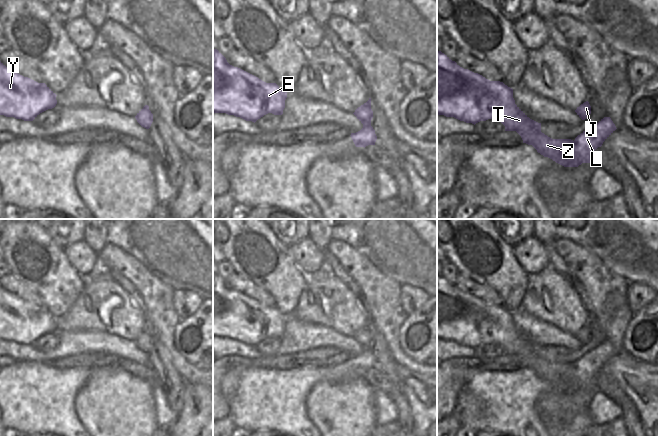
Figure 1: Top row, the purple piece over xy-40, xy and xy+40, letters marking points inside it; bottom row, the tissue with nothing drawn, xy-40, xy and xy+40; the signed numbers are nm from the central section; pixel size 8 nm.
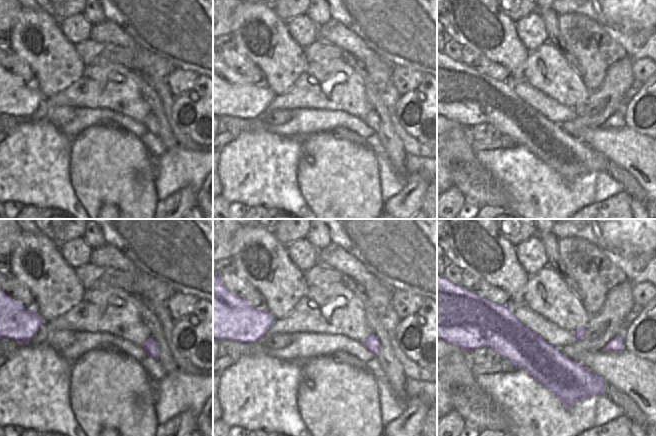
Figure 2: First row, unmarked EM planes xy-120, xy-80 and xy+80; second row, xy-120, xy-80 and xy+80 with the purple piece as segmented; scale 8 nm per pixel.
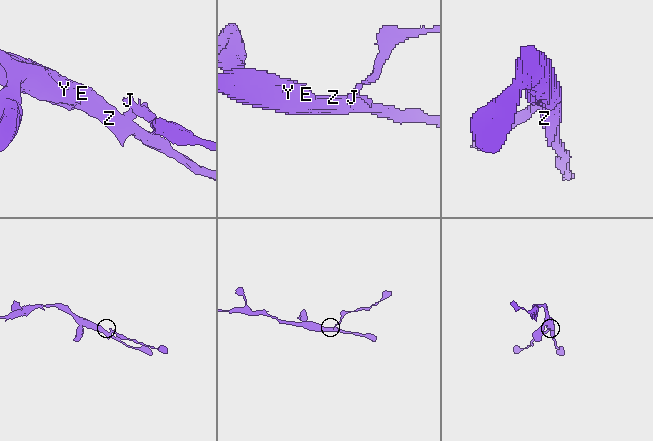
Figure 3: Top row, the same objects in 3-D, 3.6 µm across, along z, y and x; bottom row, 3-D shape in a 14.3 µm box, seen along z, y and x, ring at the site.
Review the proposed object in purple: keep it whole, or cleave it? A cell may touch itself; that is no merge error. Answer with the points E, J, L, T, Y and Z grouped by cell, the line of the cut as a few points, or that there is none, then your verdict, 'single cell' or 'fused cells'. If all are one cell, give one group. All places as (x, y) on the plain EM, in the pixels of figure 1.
E L T Y Z / J | xy (363, 348), (370, 349) | fused cells

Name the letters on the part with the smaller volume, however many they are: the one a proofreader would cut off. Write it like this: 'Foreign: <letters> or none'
Foreign: J

